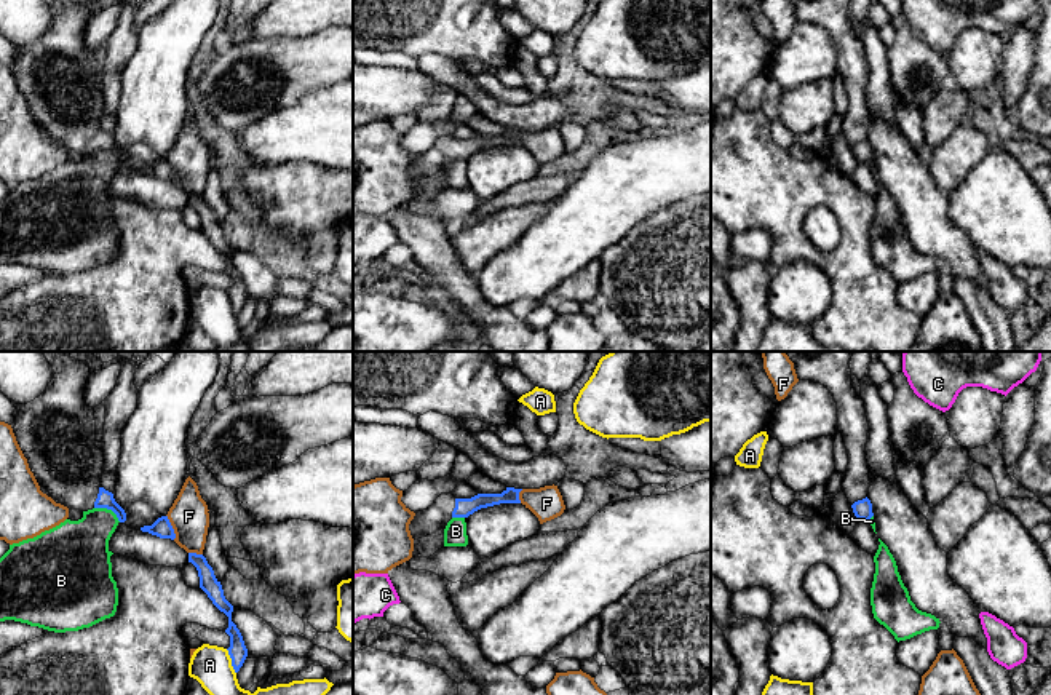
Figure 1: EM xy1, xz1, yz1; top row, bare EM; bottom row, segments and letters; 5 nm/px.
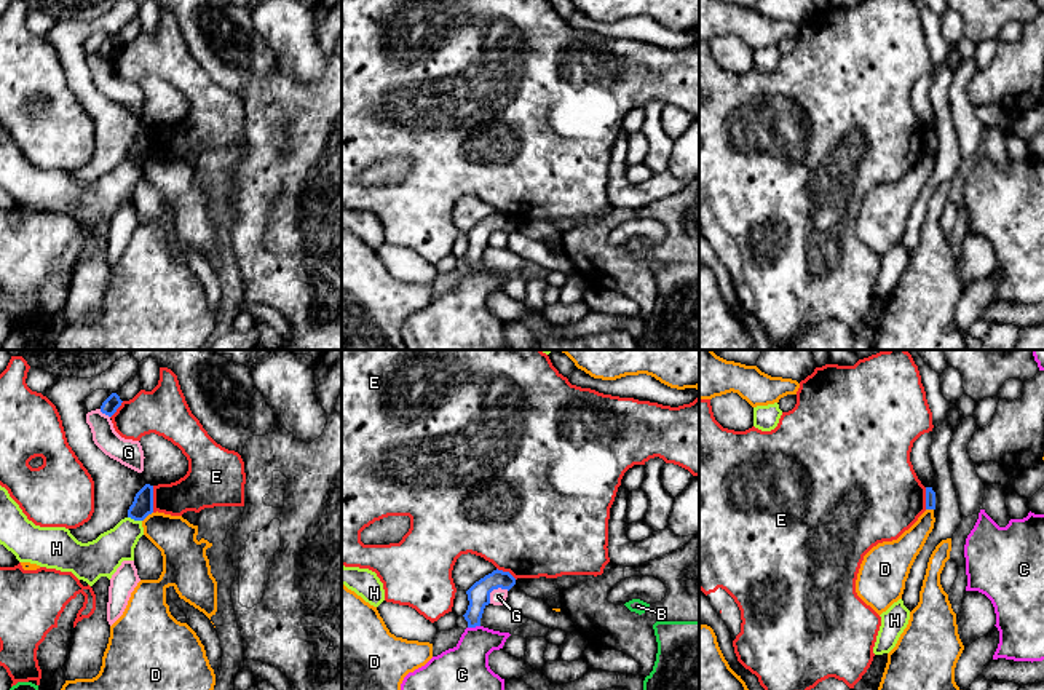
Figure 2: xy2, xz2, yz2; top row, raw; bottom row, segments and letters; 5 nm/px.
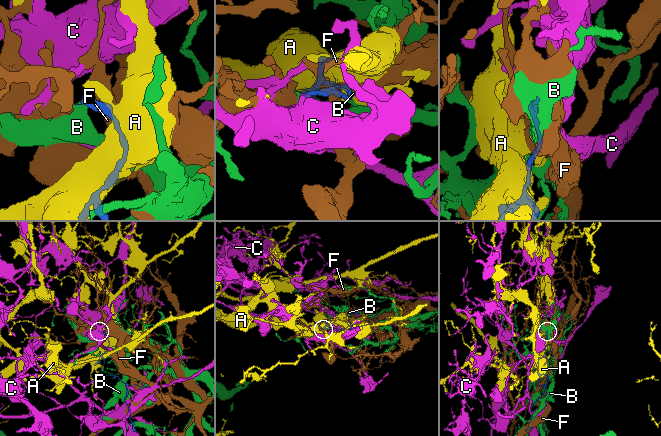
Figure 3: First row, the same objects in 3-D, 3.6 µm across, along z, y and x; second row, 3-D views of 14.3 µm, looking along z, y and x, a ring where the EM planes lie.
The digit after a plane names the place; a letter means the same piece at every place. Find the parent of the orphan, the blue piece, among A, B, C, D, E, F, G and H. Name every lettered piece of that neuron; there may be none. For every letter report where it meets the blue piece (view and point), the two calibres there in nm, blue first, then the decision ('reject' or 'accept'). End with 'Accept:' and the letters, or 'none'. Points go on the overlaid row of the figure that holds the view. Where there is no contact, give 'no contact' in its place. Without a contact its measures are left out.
A: meets blue in xy1 at (232, 662); 90 nm thick on the blue side, 200 nm on the other; reject
B: meets blue in xy1 at (109, 508); 80 nm thick on the blue side, 280 nm on the other; reject
C: meets blue in xz2 at (473, 626); 110 nm thick on the blue side, 220 nm on the other; reject
D: meets blue in xy2 at (147, 515); 110 nm thick on the blue side, 200 nm on the other; reject
E: meets blue in xy2 at (152, 499); 110 nm thick on the blue side, 200 nm on the other; reject
F: meets blue in xy1 at (171, 528); 100 nm thick on the blue side, 200 nm on the other; reject
G: meets blue in xz2 at (494, 588); 110 nm thick on the blue side, 80 nm on the other; reject
H: meets blue in xy2 at (134, 519); 110 nm thick on the blue side, 190 nm on the other; reject
Accept: none

